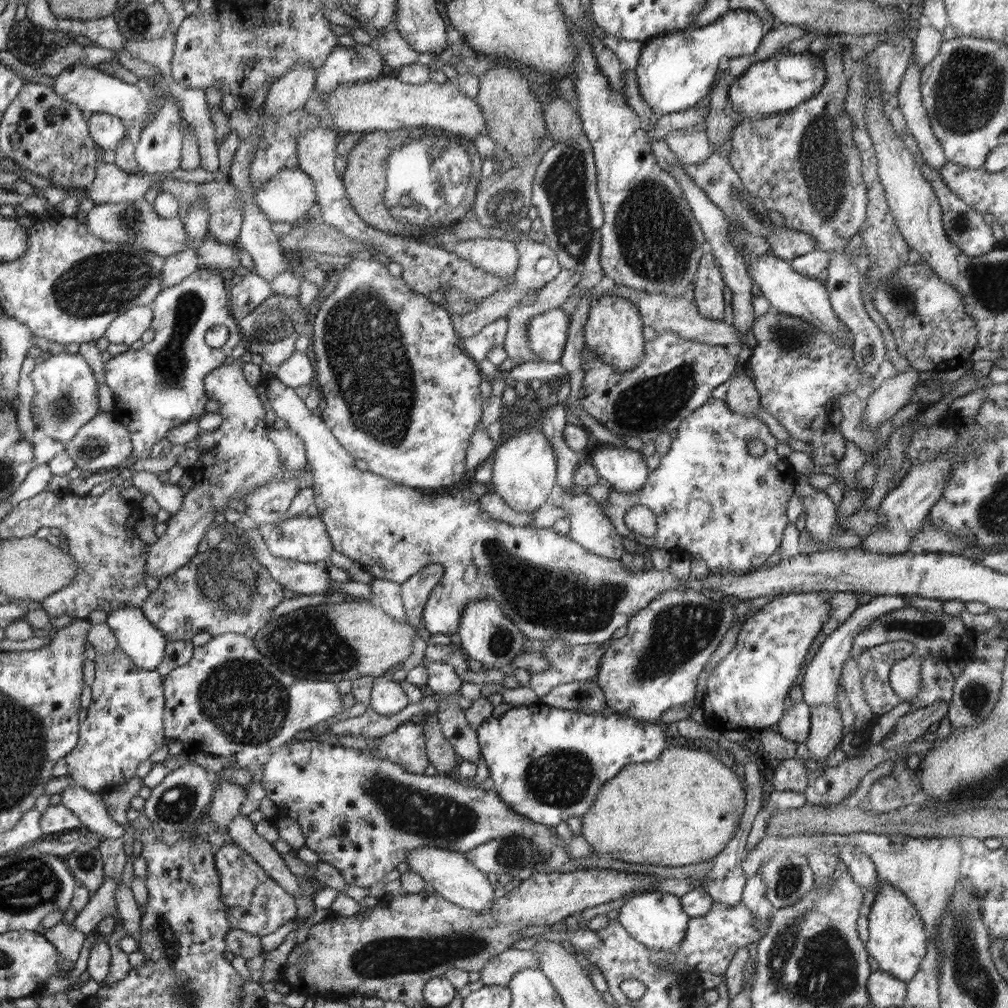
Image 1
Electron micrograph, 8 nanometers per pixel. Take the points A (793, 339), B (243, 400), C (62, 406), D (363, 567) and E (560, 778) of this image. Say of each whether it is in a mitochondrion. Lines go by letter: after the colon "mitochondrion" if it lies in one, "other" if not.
A: mitochondrion
B: other
C: mitochondrion
D: other
E: mitochondrion

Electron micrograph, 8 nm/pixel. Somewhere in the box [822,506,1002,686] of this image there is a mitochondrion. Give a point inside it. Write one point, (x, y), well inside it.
(932, 629)

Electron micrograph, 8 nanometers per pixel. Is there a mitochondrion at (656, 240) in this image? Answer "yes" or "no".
yes

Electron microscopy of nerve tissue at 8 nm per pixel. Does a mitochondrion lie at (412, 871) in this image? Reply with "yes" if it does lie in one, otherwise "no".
no

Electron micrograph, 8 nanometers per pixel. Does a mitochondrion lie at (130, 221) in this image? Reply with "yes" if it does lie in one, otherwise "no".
yes

